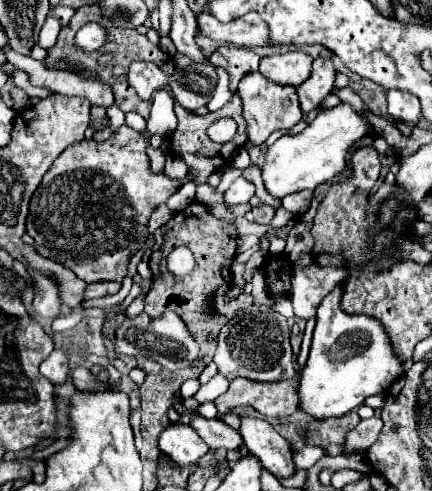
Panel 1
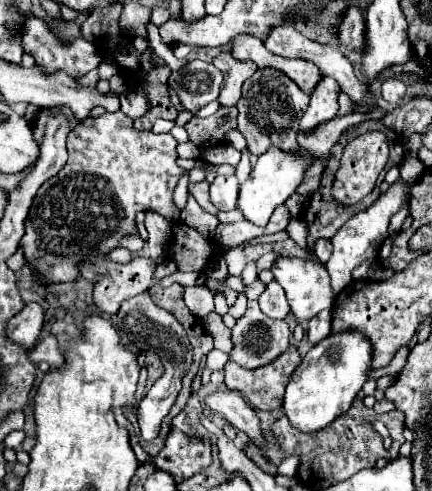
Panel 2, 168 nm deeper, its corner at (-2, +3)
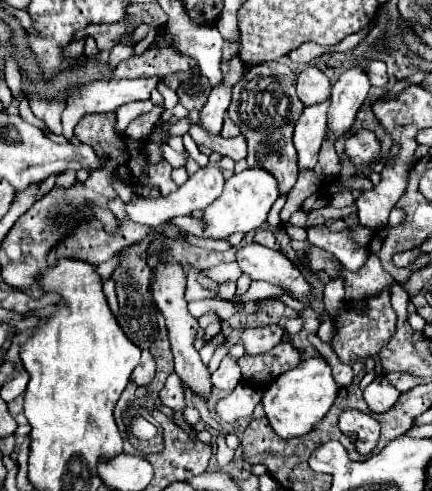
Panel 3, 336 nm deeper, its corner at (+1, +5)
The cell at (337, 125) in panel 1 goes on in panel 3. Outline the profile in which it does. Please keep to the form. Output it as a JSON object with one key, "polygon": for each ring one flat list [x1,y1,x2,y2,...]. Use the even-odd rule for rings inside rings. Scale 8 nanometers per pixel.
{"polygon":[[248,168,240,174,234,174,232,178,226,180,220,198,216,198,216,202,212,202,212,206,208,206,208,210,204,210,204,216,202,216,204,238,224,240,224,238,232,236,234,232,246,234,246,232,258,230,266,222,266,216,278,196,280,194,278,194,276,180,266,170]]}

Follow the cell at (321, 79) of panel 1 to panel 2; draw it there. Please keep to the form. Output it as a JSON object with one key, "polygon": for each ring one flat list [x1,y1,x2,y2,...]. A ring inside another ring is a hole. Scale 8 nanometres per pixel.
{"polygon":[[329,76,321,78,321,82,311,92,309,108,301,118,301,130,313,130,319,122,331,120,339,110,337,94,339,94,339,84]]}

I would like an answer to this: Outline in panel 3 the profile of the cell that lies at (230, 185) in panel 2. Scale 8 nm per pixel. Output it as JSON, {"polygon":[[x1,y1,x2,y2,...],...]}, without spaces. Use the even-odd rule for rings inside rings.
{"polygon":[[204,166,196,174,192,174,184,186,180,186,176,192,172,192,168,196,160,196,160,198,134,196,132,202,126,204,126,216,132,222,146,224,146,226,152,226,154,228,154,226,160,226,160,224,168,222,174,216,186,216,186,214,192,214,196,210,204,210,208,204,212,204,220,196,222,188,224,188,222,170,218,166]]}

